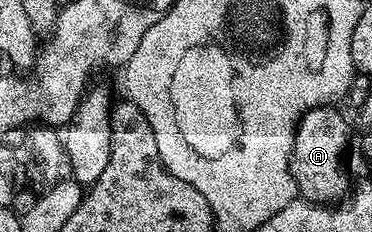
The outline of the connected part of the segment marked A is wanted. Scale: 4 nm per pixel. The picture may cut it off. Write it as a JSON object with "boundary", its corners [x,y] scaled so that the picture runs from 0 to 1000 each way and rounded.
{"boundary":[[[860,453],[825,478],[798,534],[777,733],[798,793],[798,828],[823,866],[906,875],[941,828],[927,750],[927,638],[938,625],[938,539],[906,461]]]}

